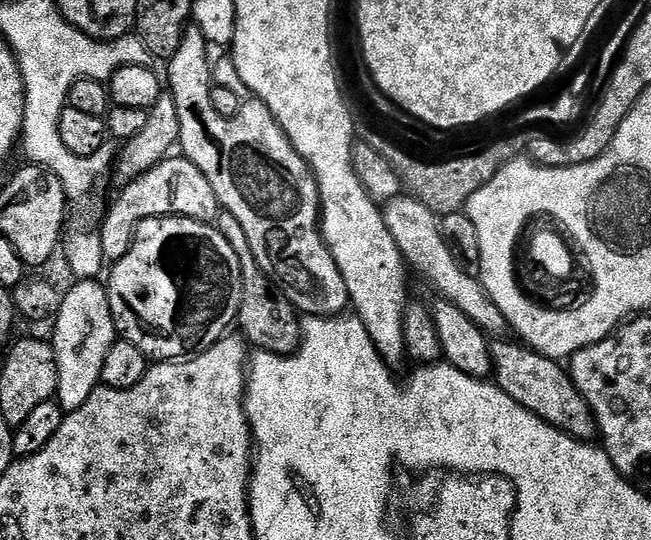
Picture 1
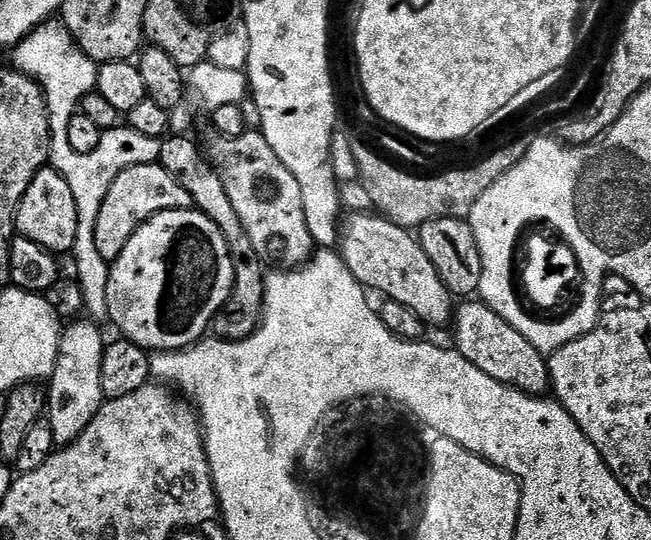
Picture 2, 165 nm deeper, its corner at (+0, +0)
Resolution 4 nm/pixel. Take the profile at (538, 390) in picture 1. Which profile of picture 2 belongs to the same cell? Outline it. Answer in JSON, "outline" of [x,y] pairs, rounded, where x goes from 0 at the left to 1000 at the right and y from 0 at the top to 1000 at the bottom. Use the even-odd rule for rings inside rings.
{"outline":[[[725,552],[699,572],[697,609],[700,607],[699,650],[728,670],[740,693],[753,693],[765,707],[785,719],[802,722],[816,733],[836,733],[843,724],[842,670],[837,654],[828,652],[777,589],[771,589],[736,554]]]}

